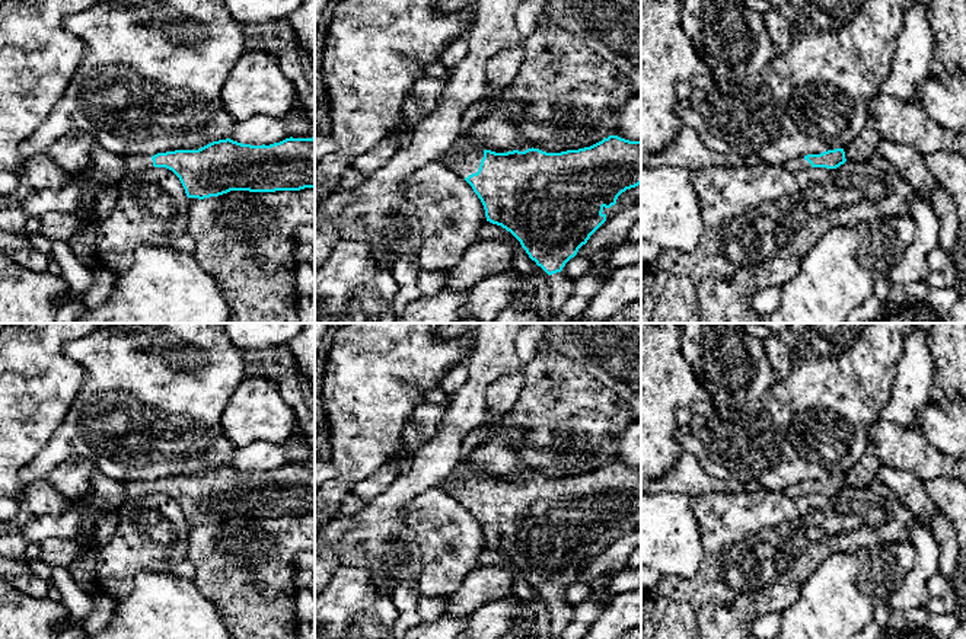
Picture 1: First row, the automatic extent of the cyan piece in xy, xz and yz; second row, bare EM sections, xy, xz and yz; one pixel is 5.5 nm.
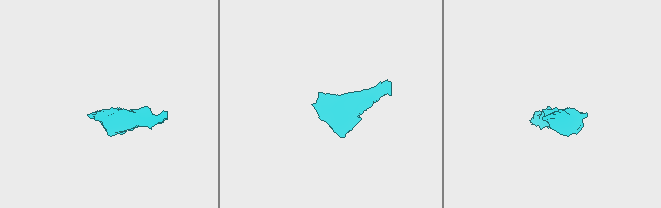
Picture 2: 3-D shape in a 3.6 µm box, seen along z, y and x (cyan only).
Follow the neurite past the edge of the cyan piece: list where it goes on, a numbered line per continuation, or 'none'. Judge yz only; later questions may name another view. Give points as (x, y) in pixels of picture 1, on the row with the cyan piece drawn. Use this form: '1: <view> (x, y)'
1: yz (796, 165)

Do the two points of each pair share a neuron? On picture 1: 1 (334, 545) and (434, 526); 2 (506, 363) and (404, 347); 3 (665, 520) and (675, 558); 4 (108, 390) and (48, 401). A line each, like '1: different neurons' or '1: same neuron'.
1: different neurons
2: different neurons
3: same neuron
4: different neurons

